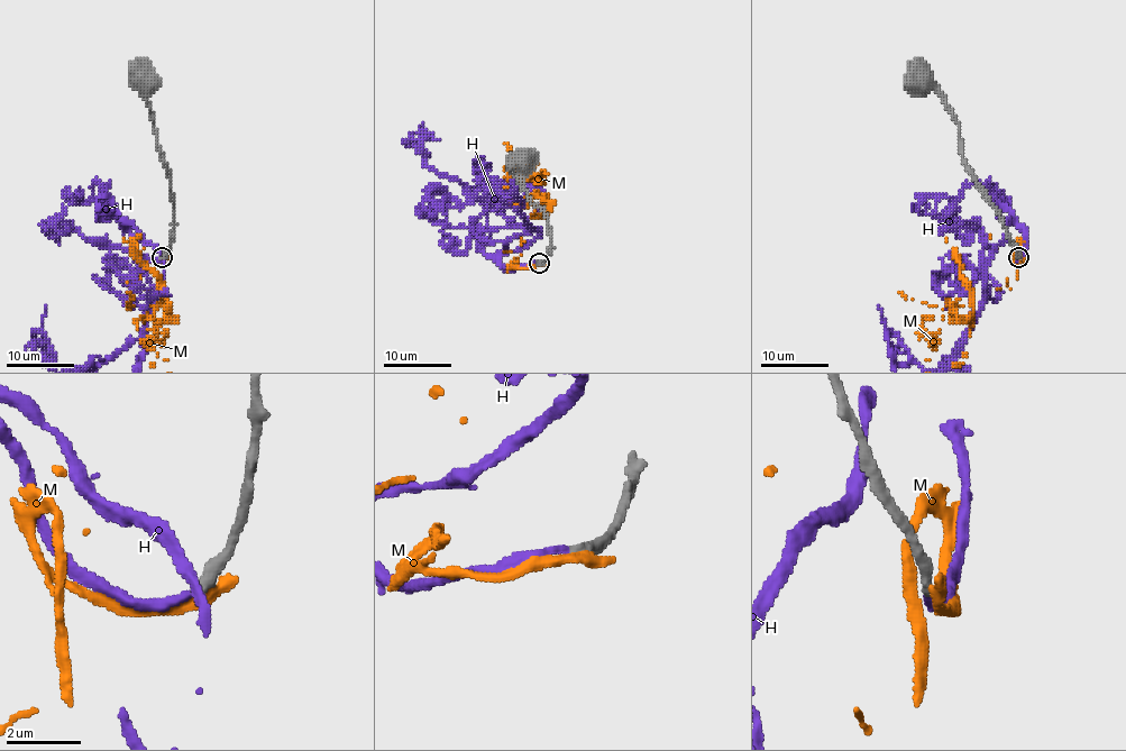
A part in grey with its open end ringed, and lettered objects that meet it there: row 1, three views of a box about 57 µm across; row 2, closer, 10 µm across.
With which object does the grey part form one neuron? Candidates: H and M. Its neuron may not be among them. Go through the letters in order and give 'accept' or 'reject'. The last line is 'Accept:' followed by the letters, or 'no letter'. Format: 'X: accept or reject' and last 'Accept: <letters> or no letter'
H: accept
M: reject
Accept: H

